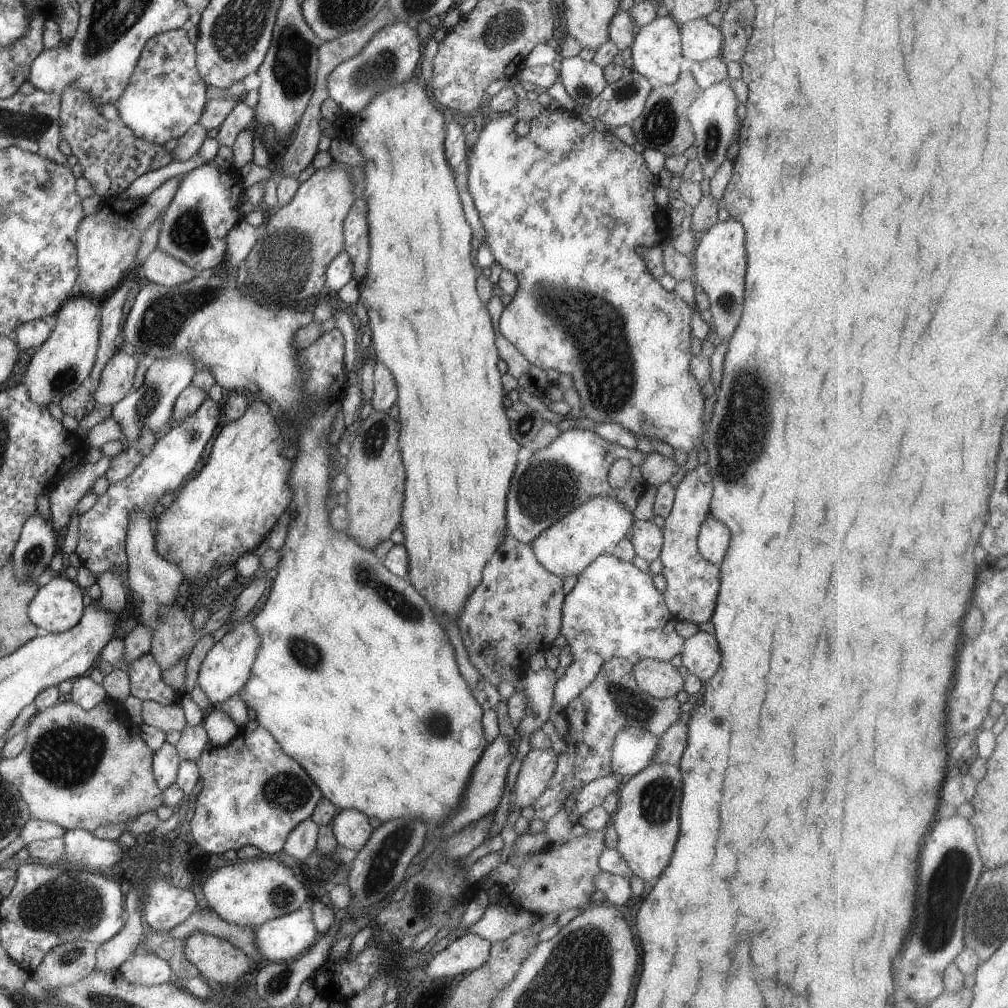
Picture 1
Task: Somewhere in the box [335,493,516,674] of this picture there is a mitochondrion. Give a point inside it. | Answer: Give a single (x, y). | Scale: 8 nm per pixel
(365, 575)

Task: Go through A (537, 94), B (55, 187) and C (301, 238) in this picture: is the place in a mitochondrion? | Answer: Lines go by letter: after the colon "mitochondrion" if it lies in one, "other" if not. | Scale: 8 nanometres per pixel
A: other
B: other
C: mitochondrion

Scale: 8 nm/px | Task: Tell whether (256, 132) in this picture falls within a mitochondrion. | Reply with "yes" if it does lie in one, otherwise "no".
no

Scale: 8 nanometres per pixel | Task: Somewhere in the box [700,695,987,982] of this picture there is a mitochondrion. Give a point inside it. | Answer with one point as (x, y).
(947, 883)

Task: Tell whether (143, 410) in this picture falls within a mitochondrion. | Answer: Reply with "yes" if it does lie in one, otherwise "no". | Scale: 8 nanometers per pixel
yes

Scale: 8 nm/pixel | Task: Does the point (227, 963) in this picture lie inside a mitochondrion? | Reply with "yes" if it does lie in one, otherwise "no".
no

